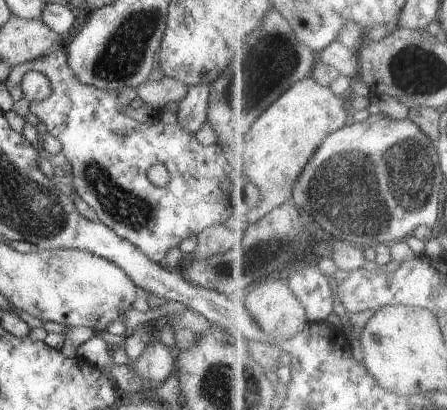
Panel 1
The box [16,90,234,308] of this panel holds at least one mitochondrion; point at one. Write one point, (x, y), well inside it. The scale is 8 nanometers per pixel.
(136, 213)

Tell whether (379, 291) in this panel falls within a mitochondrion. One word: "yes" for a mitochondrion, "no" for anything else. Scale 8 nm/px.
no

